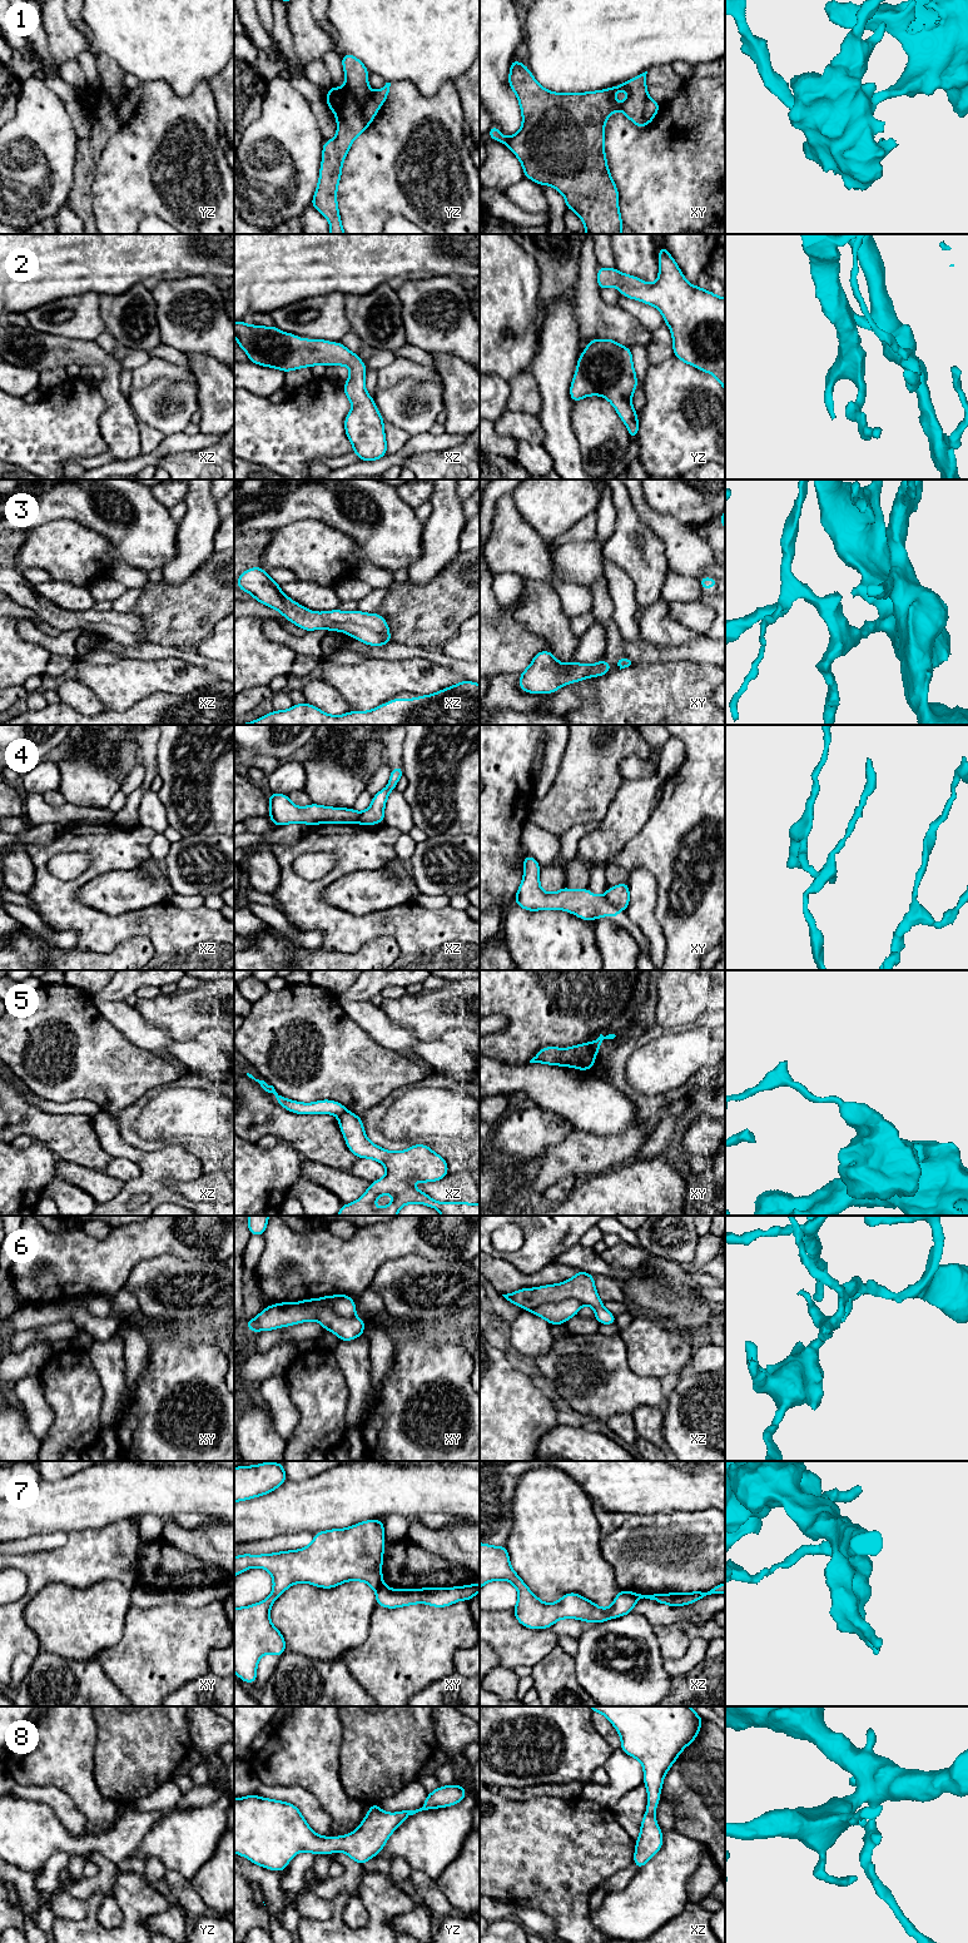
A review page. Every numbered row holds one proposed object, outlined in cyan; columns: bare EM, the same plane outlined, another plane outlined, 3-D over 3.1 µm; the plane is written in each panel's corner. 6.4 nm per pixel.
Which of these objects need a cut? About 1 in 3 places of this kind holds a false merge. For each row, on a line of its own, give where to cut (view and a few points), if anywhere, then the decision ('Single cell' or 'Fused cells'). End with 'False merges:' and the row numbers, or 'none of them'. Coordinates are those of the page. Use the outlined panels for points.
1: Split along yz (376, 92), (365, 112), (365, 118), (370, 123). Fused cells
2: No split. Single cell
3: No split. Single cell
4: Split along xy (604, 895), (615, 907). Fused cells
5: Split along xy (587, 1043), (587, 1049), (594, 1058). Fused cells
6: Split along xz (584, 1303), (575, 1298), (564, 1298), (540, 1303), (531, 1310). Fused cells
7: Split along xz (624, 1591), (636, 1600). Fused cells
8: No split. Single cell
False merges: 1, 4, 5, 6, 7

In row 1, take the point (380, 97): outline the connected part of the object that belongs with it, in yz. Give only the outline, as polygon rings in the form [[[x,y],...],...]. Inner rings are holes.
[[[386,83],[386,85],[382,89],[374,93],[374,96],[371,99],[364,111],[364,118],[367,121],[372,123],[372,120],[374,119],[379,108],[383,105],[383,103],[387,99],[387,95],[389,93],[389,86],[391,83]]]

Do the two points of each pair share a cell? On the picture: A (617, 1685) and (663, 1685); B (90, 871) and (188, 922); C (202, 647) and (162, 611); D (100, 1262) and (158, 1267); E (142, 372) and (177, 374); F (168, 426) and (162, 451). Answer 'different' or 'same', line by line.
A: same
B: same
C: different
D: different
E: same
F: different

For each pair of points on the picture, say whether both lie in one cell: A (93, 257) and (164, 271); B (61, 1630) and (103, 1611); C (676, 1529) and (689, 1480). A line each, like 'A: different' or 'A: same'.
A: same
B: same
C: different

